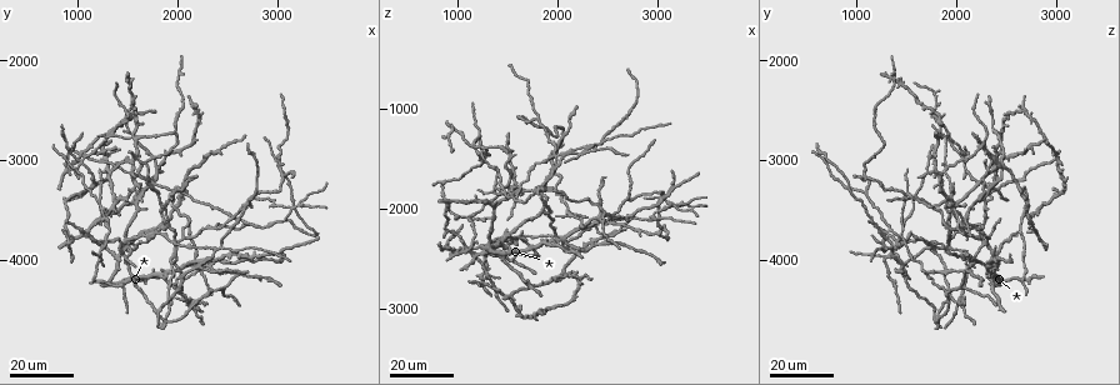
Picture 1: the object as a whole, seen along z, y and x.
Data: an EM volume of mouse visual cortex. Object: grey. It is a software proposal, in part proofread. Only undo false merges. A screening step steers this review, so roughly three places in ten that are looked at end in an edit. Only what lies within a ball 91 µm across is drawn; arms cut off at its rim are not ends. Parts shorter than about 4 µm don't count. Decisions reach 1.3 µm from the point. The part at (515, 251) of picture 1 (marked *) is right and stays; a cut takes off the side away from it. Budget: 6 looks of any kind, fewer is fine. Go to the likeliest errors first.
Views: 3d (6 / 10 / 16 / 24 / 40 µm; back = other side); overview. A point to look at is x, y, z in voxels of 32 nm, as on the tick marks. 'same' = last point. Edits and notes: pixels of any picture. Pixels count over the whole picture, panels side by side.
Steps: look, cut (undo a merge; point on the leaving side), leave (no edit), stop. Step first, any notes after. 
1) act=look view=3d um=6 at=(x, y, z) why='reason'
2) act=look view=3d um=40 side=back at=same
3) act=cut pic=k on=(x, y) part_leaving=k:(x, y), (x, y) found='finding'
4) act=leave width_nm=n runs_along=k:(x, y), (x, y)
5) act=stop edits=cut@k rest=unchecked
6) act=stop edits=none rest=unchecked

act=look view=3d um=24 at=(2200, 4080, 1440)

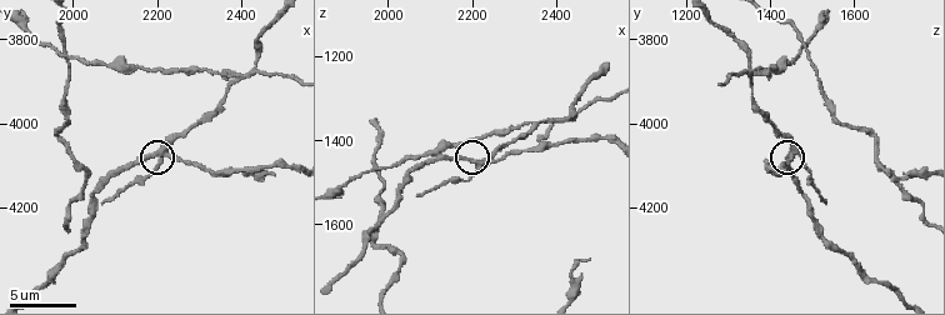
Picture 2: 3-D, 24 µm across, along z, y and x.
act=look view=3d um=6 at=(2220, 4055, 1450) why='zoom in'

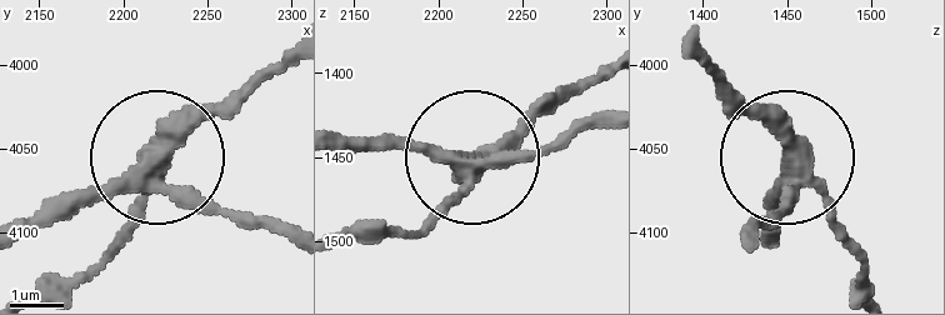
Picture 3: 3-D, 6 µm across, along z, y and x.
act=cut pic=3 on=(124, 226) part_leaving=3:(160, 160), (93, 263), (26, 290) found='two cells meet here'

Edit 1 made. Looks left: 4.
act=look view=3d um=24 at=(1100, 3280, 2440) why='four or more arms meet'

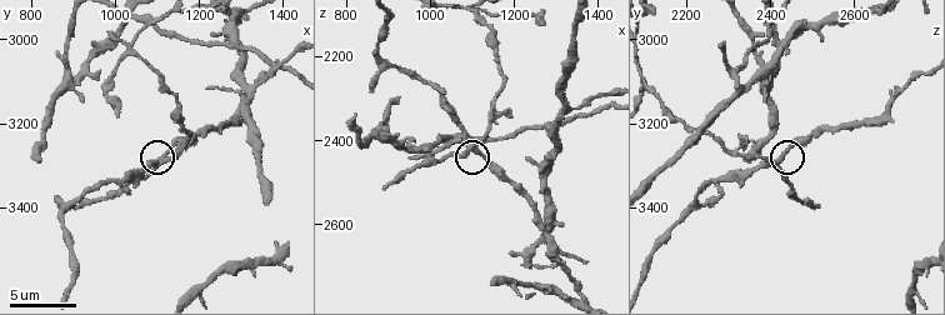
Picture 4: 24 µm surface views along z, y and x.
act=look view=3d um=6 at=(1110, 3285, 2405) why='closer look'

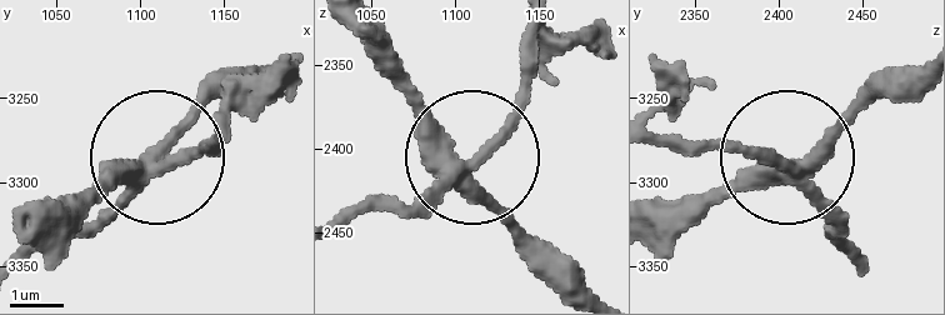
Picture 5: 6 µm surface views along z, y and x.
act=leave runs_along=5:(661, 239), (809, 145), (885, 69) found='one cell here'

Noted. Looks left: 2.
act=look view=3d um=24 at=(2720, 3400, 1920) why='side arm on a straight run'

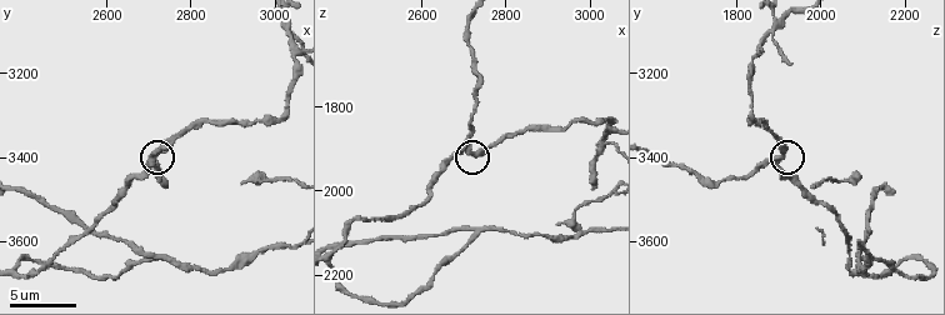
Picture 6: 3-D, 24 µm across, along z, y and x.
act=look view=3d um=6 at=(2715, 3405, 1900)

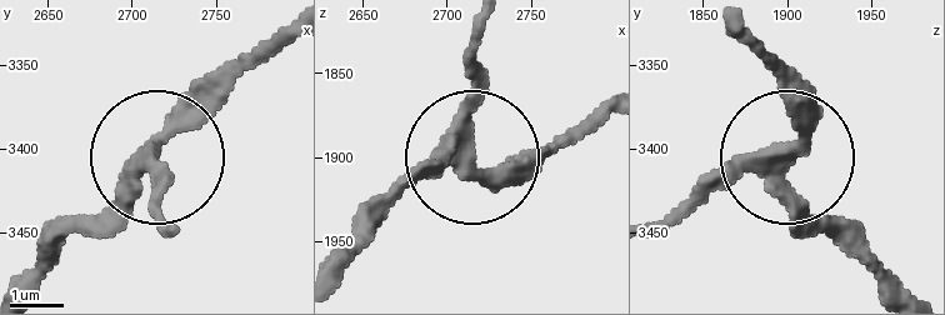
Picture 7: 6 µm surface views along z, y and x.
act=leave runs_along=7:(343, 261), (410, 185), (473, 149), (478, 38) found='continuous, no second cell'

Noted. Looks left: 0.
act=stop edits=cut@3 rest=unchecked

